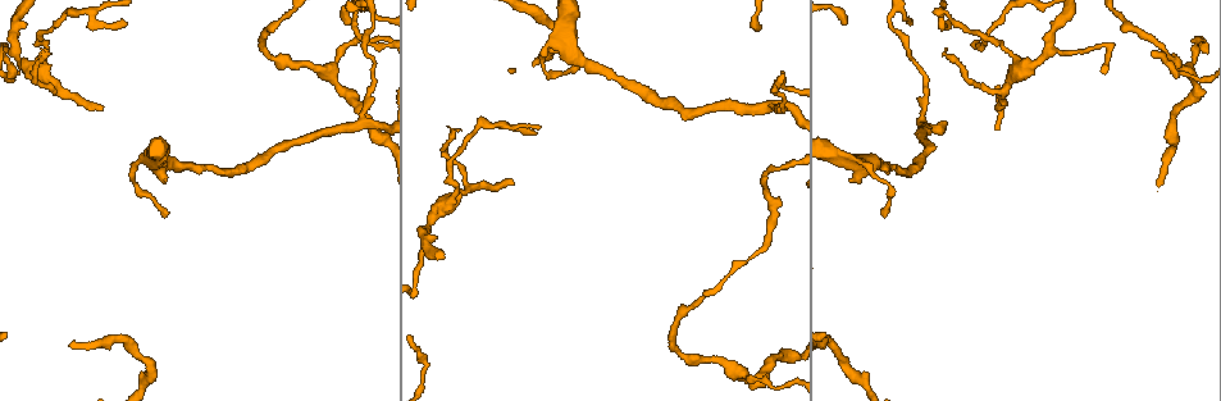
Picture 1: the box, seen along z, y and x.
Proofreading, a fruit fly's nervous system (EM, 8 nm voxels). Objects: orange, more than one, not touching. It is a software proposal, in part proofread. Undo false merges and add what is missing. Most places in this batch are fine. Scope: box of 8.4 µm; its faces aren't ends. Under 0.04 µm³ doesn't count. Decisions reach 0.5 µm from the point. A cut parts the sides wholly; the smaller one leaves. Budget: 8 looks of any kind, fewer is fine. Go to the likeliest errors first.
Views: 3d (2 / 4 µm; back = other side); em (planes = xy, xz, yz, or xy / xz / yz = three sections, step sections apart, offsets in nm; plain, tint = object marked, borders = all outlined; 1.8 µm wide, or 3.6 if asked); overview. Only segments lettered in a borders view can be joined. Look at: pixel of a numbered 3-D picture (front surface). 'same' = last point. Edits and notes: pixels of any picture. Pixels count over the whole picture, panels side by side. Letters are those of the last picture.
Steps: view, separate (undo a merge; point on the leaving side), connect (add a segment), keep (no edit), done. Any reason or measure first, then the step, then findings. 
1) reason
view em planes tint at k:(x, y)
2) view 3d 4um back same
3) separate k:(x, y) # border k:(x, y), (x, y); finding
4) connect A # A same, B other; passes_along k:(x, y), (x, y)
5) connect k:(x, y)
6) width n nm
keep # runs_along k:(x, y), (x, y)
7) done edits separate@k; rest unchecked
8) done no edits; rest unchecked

three-way junction
view em yz step 16 tint at 1:(423, 234)

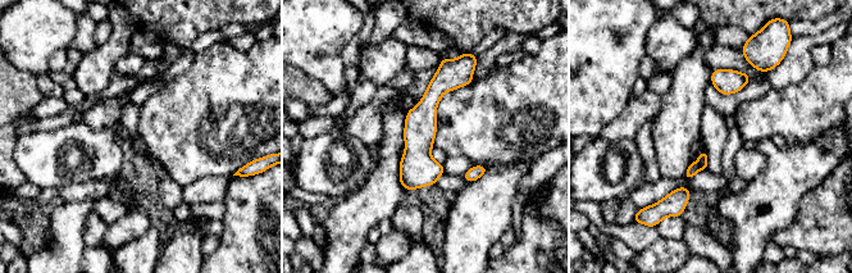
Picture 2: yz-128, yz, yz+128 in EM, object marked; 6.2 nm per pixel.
view em planes borders same

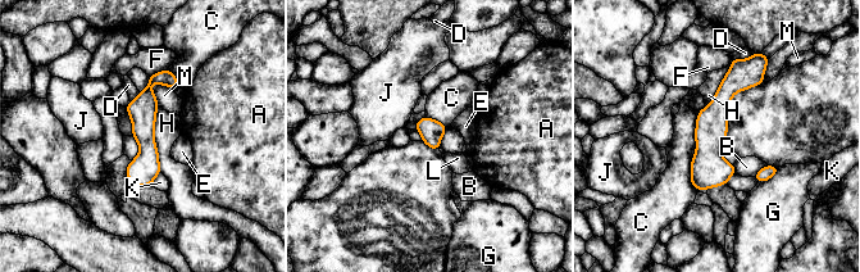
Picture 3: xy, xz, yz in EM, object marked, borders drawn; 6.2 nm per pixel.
keep # A other, B other, C other, D other, E other, F other, G other, H other, J other, K other, L other, M other; border 3:(158, 105), (154, 143), (162, 172); all the same neuron

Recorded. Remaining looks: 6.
tapers out
view em xy step 4 borders at 1:(1001, 107)

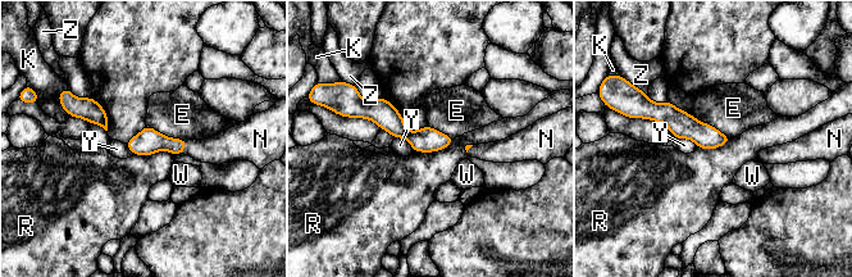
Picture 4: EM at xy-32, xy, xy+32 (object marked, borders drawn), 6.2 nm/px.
view em planes borders same

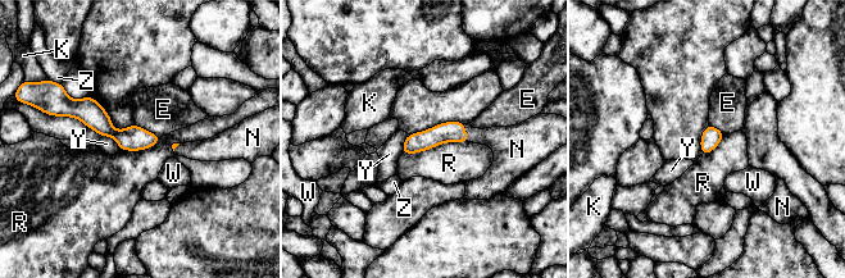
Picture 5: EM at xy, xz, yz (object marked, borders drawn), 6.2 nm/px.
keep # E other, K other, N other, R other, W other, Y other, Z other; runs_along 5:(72, 103), (125, 138), (155, 138); none of them fits

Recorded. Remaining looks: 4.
branch stops here
view em xz step 16 plain at 1:(946, 54)

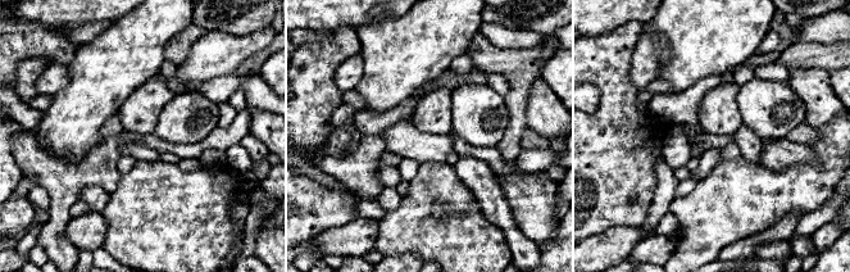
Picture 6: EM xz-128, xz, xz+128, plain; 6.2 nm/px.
view em xz step 16 tint same

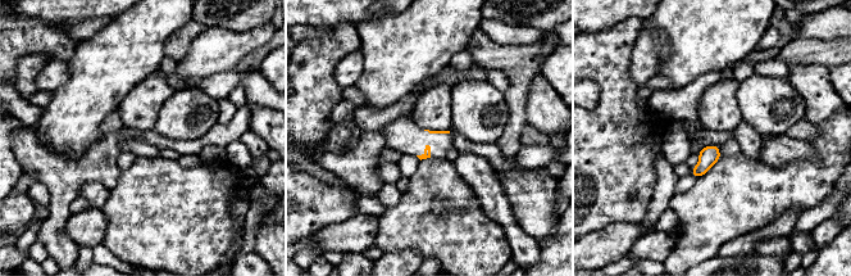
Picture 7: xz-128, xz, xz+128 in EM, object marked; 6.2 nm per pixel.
view em xz step 16 borders same

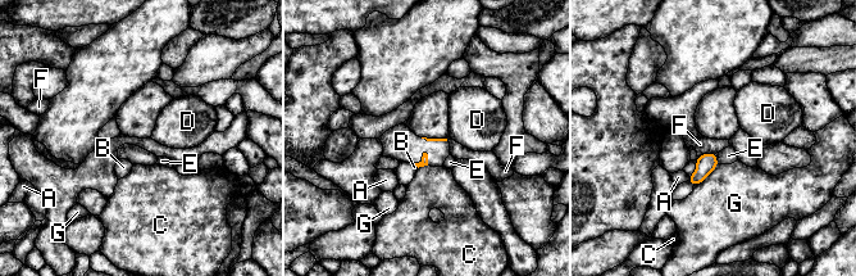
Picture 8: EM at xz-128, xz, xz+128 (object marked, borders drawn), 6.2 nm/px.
keep # A other, B other, C other, D other, E other, F other, G other; border 8:(715, 152), (707, 152), (699, 157); none of them fits

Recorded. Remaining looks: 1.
done no edits; rest unchecked

